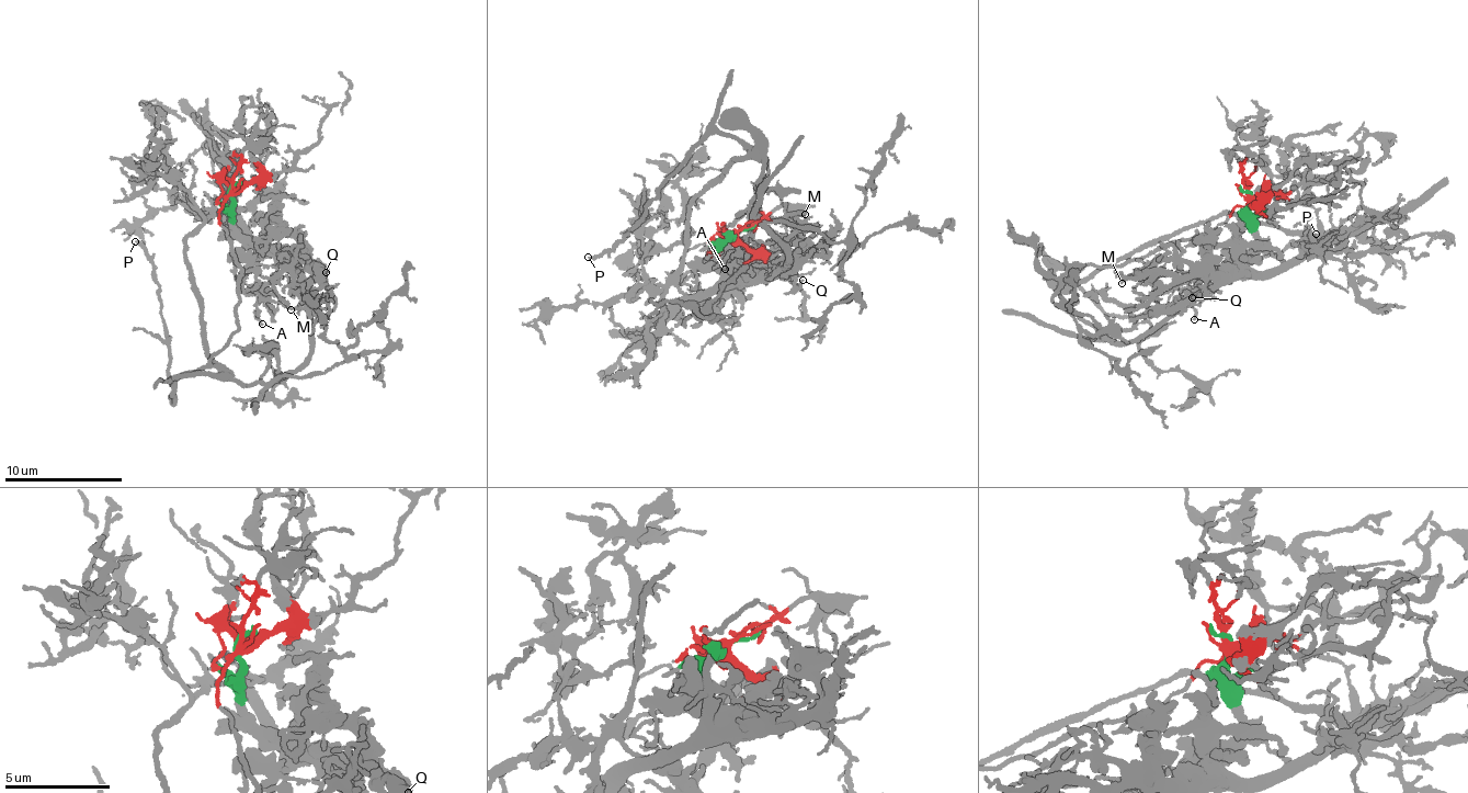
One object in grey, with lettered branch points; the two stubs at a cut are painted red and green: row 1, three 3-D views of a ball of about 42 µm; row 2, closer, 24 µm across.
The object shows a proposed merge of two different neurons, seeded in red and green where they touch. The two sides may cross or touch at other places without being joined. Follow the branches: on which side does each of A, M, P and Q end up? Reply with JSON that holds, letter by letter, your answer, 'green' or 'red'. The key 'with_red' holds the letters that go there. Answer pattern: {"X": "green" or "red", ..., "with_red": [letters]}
{"A": "green", "M": "green", "P": "red", "Q": "green", "with_red": ["P"]}

